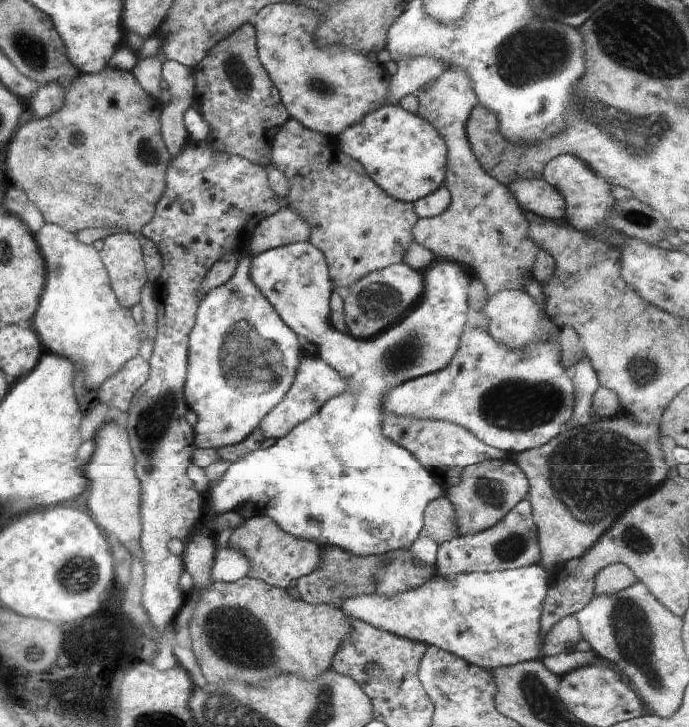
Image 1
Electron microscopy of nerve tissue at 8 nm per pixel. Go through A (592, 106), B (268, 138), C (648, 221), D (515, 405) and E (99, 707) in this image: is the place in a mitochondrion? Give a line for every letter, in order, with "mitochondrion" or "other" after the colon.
A: mitochondrion
B: other
C: mitochondrion
D: mitochondrion
E: other

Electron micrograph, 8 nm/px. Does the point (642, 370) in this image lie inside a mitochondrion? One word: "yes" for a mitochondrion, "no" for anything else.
yes

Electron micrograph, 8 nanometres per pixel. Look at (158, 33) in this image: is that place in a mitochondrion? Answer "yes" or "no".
no

